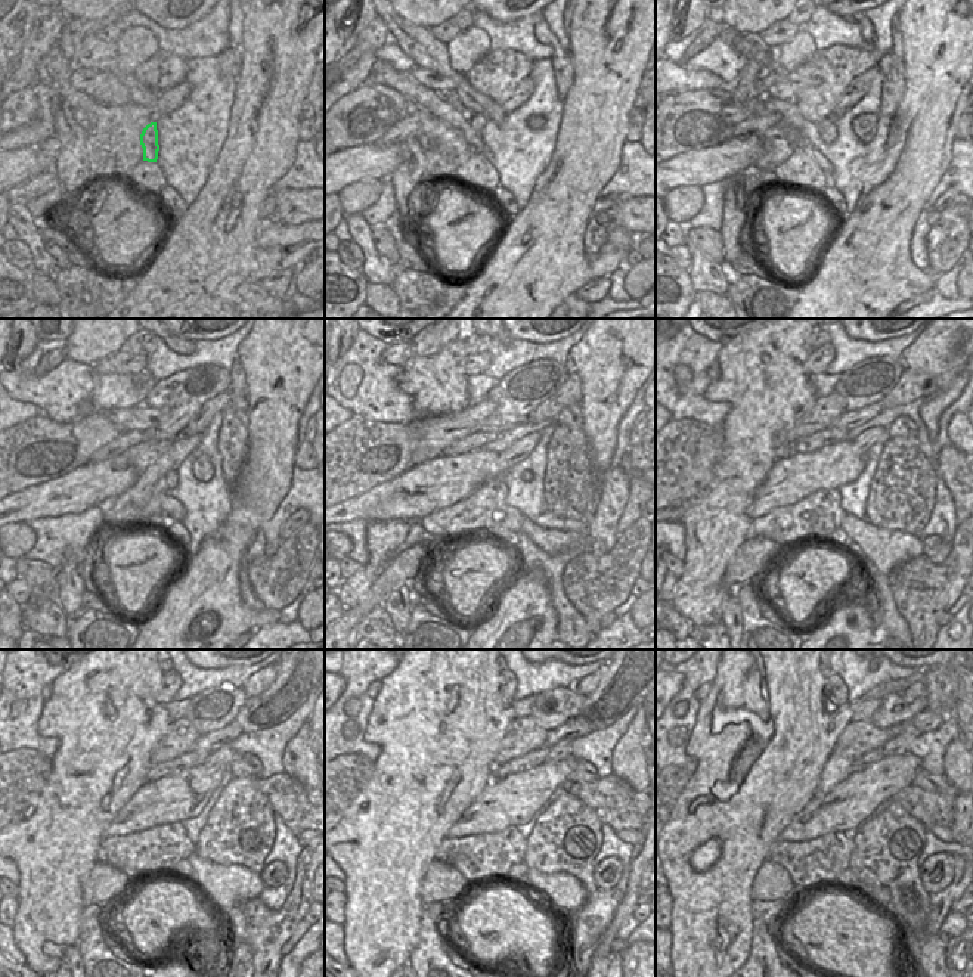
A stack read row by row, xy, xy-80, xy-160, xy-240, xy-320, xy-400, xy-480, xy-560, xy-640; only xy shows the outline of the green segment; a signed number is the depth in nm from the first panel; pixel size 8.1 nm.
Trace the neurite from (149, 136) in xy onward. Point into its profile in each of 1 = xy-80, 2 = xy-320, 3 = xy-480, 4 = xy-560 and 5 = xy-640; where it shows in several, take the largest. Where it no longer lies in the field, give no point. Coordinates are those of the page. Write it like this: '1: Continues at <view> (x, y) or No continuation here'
1: Continues at xy-80 (477, 121)
2: Continues at xy-320 (518, 393)
3: Continues at xy-480 (210, 710)
4: Continues at xy-560 (552, 707)
5: Continues at xy-640 (894, 710)

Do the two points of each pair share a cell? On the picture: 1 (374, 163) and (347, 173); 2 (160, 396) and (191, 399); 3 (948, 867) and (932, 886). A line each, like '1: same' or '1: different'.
1: same
2: same
3: same

